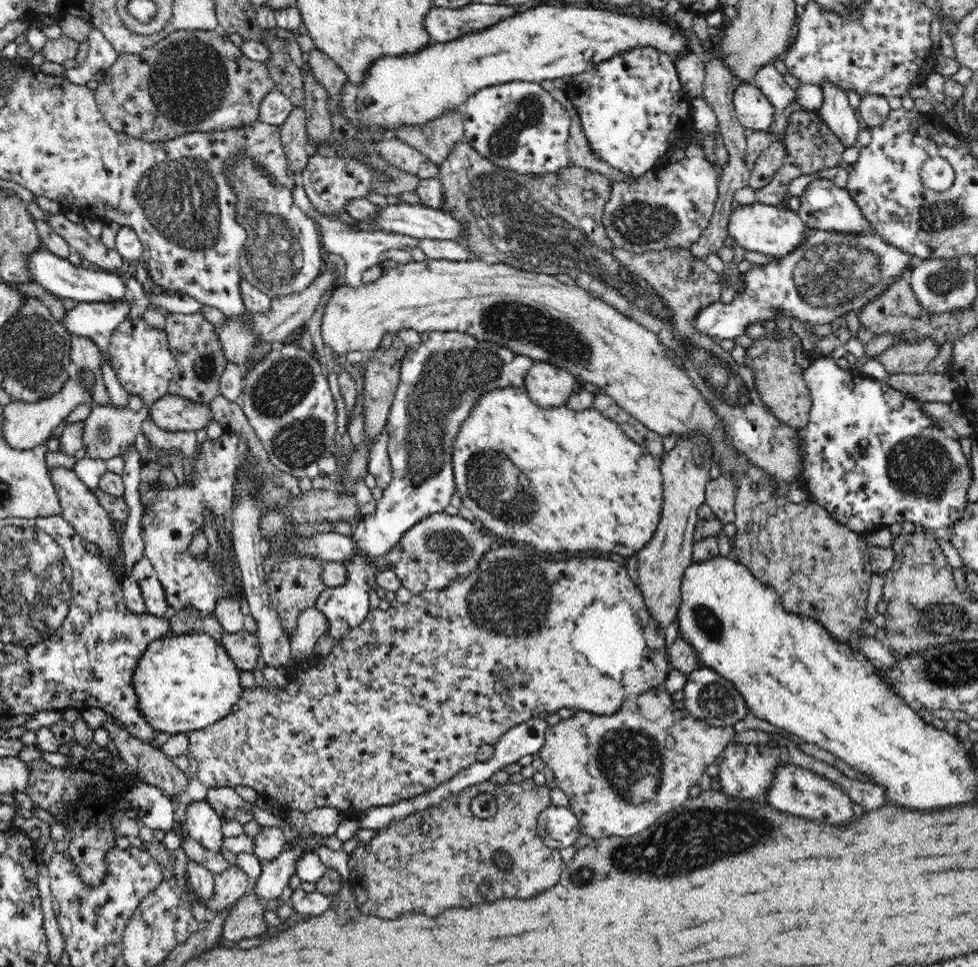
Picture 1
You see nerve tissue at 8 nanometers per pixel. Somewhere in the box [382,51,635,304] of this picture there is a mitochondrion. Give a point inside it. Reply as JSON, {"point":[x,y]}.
{"point":[529,112]}

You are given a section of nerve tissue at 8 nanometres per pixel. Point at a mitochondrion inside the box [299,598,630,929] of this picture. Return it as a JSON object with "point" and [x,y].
{"point":[506,865]}

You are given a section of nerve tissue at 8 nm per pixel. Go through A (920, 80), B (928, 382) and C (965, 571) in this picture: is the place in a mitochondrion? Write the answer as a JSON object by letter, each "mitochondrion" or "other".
{"A":"other","B":"other","C":"other"}

